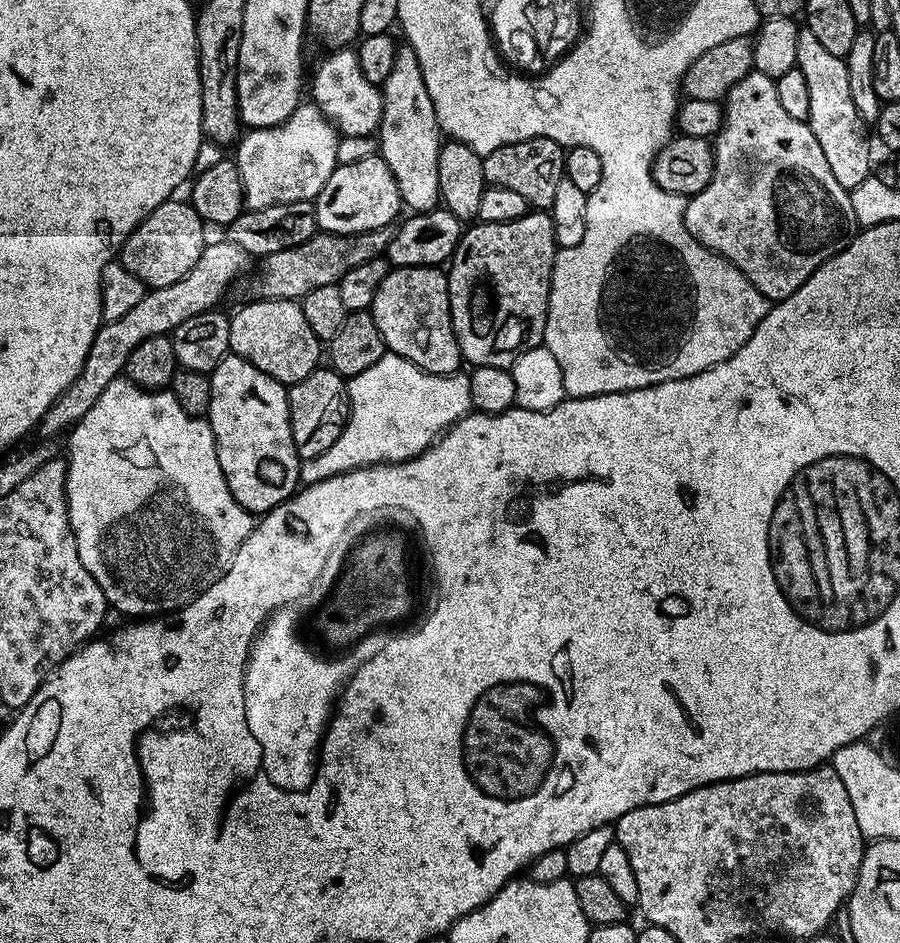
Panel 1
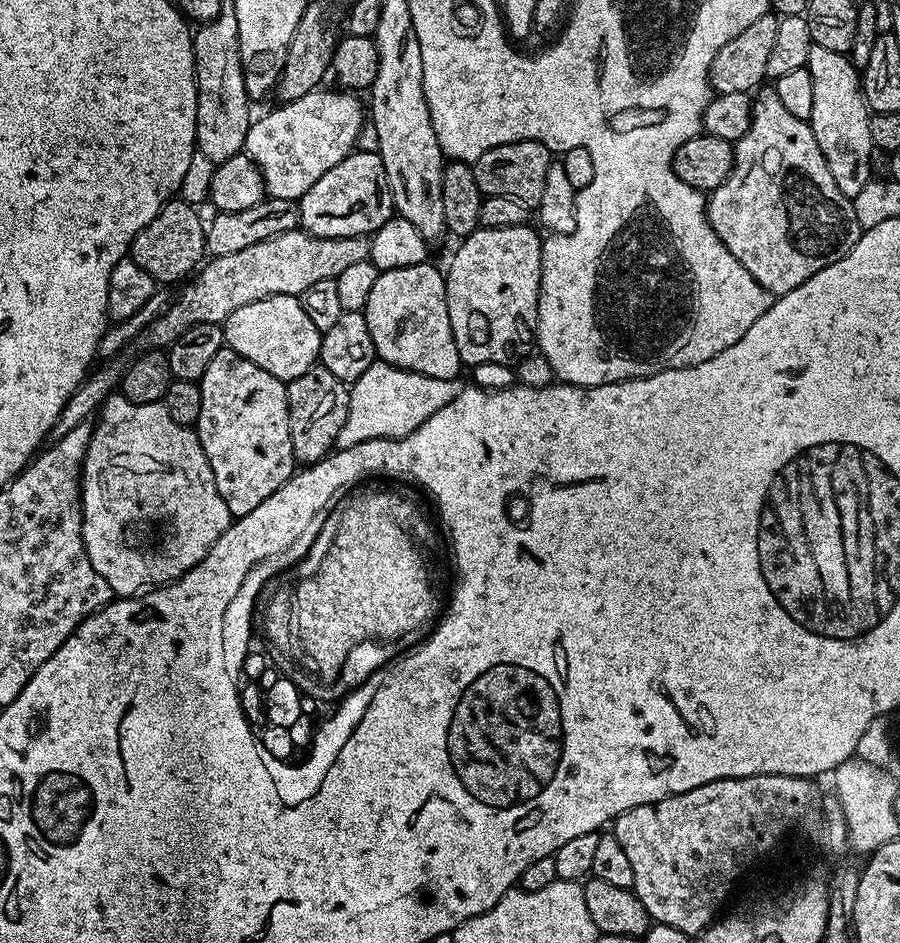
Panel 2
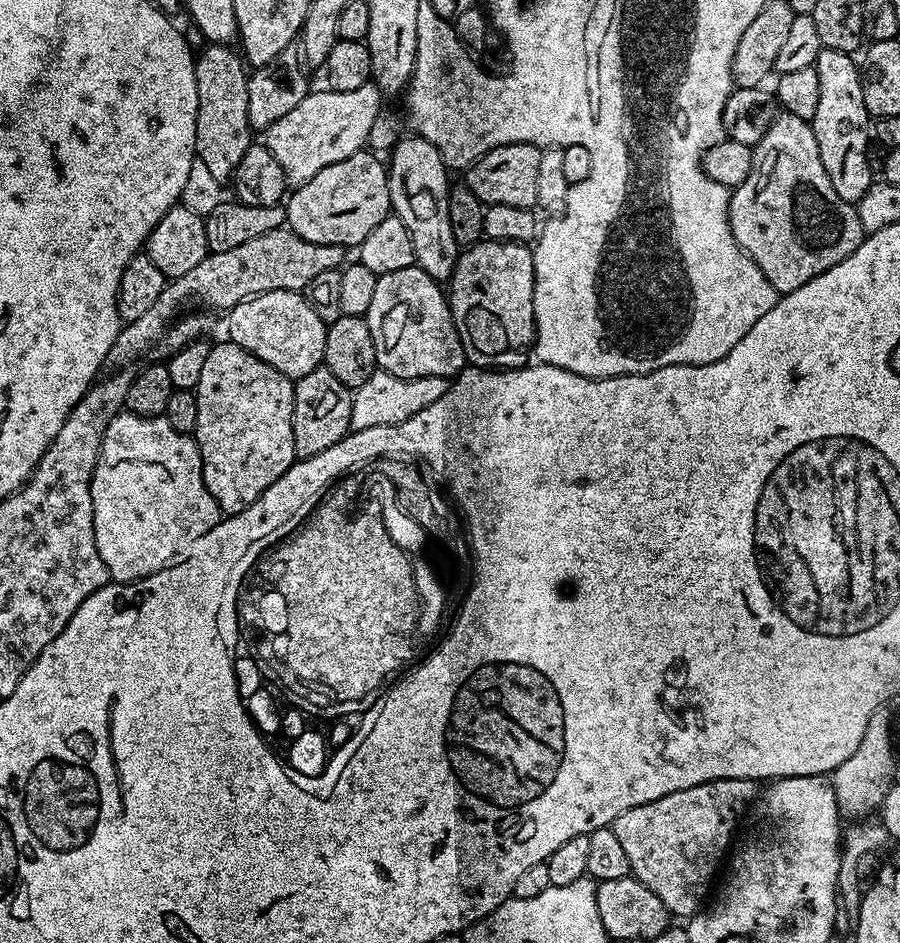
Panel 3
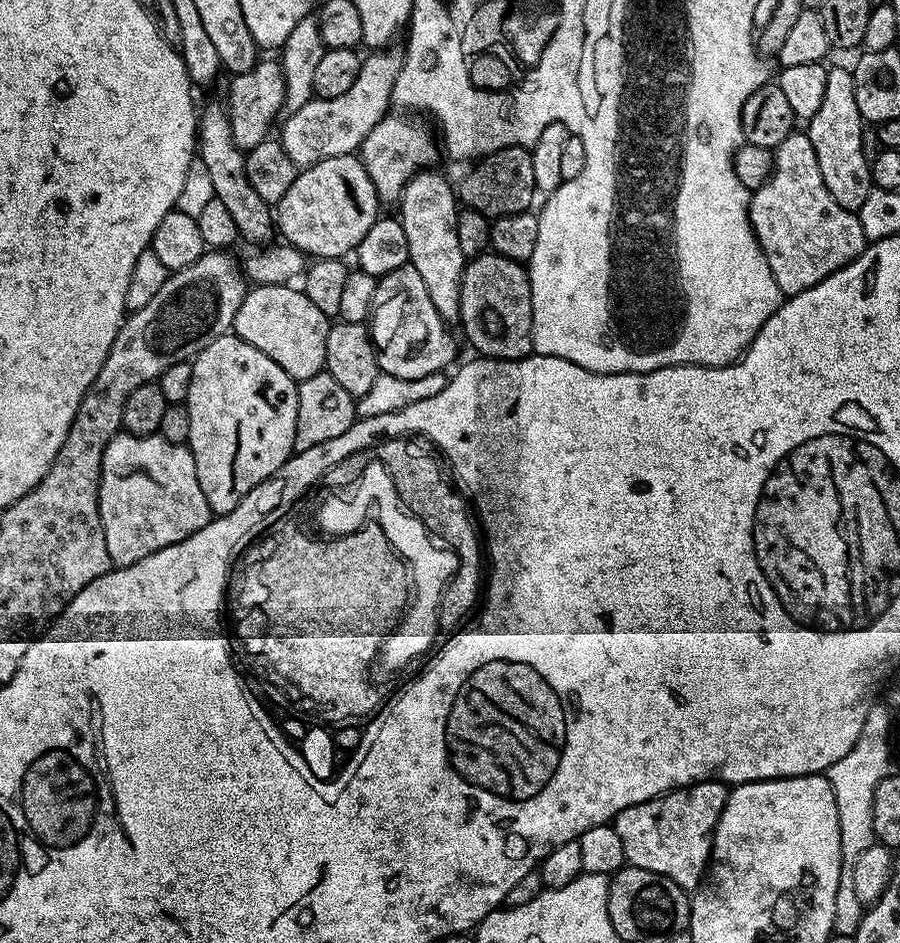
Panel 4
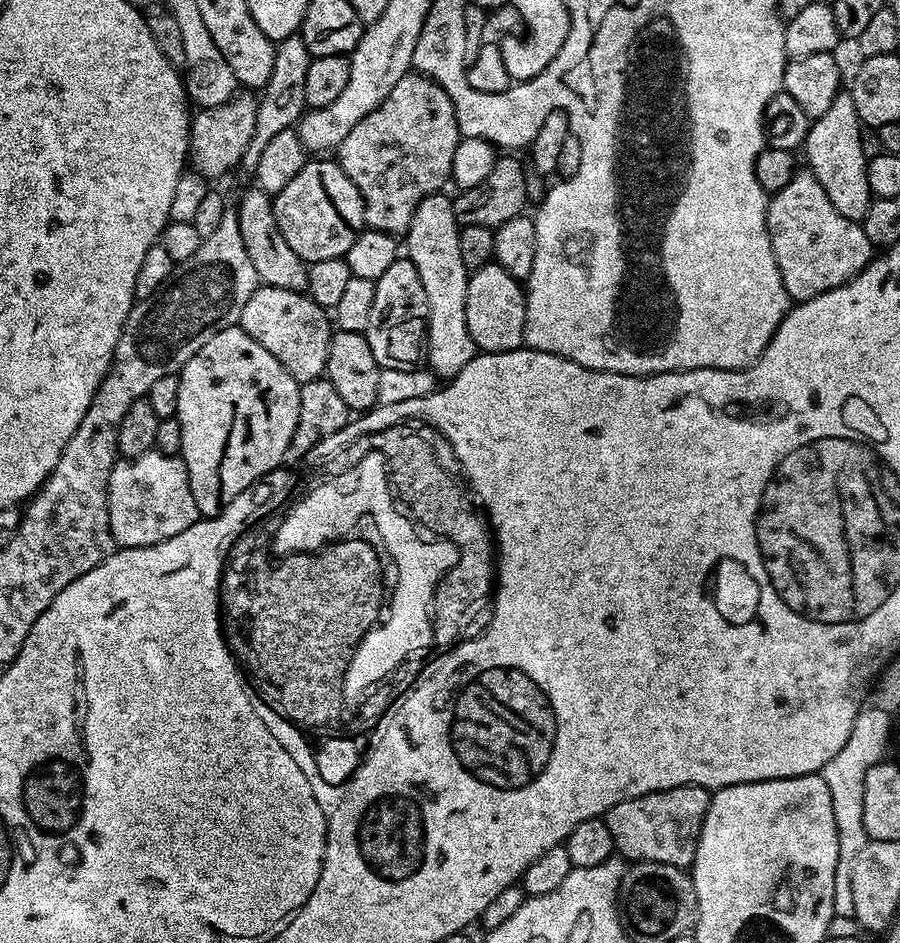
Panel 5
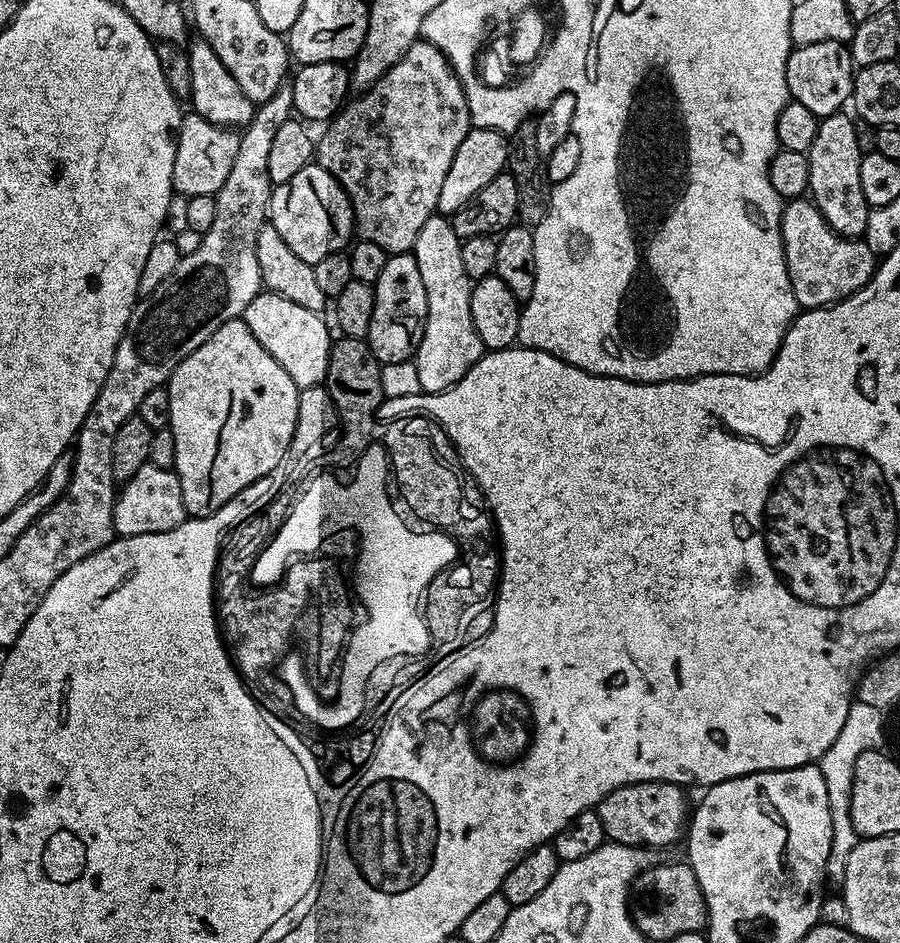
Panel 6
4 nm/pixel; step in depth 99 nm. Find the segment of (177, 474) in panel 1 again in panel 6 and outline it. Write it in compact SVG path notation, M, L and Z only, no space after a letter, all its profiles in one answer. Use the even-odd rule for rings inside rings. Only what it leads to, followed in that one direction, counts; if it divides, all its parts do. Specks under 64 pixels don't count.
M150 463L144 464L142 470L134 474L134 478L123 481L112 513L117 536L158 534L174 530L174 526L178 526L186 519L182 486L175 471L170 468L159 468Z

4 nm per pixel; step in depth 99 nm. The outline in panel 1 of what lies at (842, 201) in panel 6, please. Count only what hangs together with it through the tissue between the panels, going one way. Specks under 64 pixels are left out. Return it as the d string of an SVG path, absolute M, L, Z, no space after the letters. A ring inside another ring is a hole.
M804 26L798 34L796 67L806 74L806 87L810 89L810 114L806 122L814 138L818 138L818 146L822 146L822 154L838 186L850 190L873 171L873 141L869 125L865 124L850 98L850 74L846 74L844 57L830 54L830 50L826 50L826 46L822 46L822 42L818 42L818 38Z

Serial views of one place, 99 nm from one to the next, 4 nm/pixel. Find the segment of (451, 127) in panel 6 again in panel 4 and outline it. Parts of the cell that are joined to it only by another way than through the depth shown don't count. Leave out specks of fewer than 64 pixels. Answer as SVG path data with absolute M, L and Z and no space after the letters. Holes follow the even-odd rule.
M395 114L383 116L370 130L370 134L366 134L358 149L362 166L366 166L366 174L370 176L370 182L374 182L374 190L378 194L381 205L384 206L395 205L403 194L404 187L410 182L410 178L431 169L435 165L432 163L442 156L437 137L427 119L424 121L424 118L416 114L396 115L400 116Z

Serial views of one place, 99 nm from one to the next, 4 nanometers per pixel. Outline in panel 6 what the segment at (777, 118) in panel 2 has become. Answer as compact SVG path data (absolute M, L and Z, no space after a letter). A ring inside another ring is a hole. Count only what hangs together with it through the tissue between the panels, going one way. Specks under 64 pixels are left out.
M811 199L785 203L780 219L784 257L790 274L790 286L801 309L827 308L862 290L876 273L878 257L862 238L839 236L822 218Z

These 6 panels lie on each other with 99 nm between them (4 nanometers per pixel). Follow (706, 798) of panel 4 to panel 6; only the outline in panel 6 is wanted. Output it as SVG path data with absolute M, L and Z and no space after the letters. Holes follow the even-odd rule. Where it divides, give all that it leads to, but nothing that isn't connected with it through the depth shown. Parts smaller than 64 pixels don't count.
M665 780L627 784L610 790L594 810L602 818L604 835L611 843L649 850L668 848L679 840L681 843L690 823L690 804L688 808L688 796L684 792L687 791L681 785Z

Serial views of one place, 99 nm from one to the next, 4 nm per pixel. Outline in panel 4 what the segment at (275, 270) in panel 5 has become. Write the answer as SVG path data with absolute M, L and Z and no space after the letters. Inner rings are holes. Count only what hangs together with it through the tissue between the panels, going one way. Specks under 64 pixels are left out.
M223 103L208 104L205 108L203 105L198 116L198 160L204 163L204 172L212 187L211 195L220 200L234 218L236 235L241 241L249 240L252 246L264 246L274 236L274 212L267 202L258 198L254 186L250 186L244 157L245 153L234 142L234 134L230 134L227 107Z

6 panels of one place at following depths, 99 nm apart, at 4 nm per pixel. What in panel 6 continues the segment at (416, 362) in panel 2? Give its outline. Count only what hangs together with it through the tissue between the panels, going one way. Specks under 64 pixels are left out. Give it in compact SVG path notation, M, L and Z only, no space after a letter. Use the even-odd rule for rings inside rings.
M397 252L389 255L382 274L375 282L374 318L370 318L370 330L367 334L368 349L381 364L406 362L415 357L422 342L426 326L426 286L422 286L422 273L412 252Z

